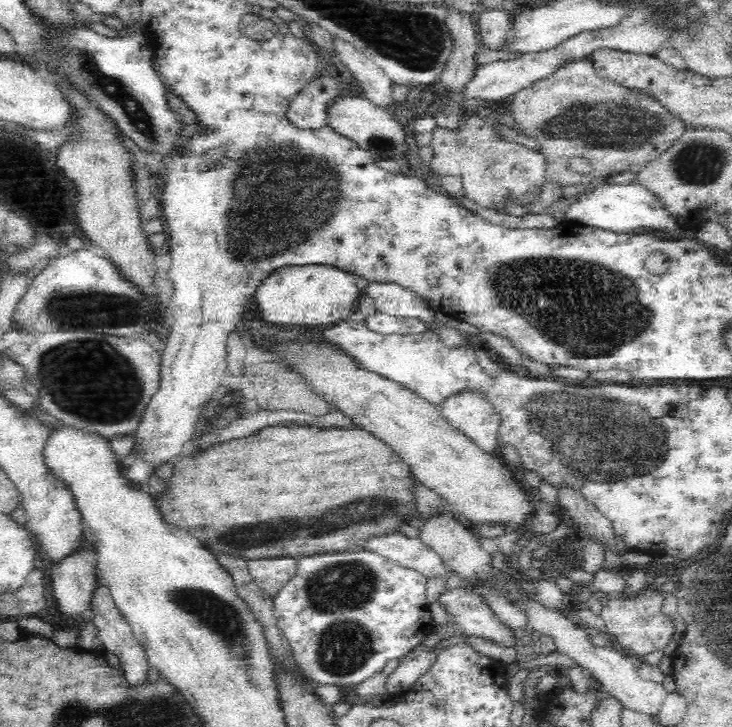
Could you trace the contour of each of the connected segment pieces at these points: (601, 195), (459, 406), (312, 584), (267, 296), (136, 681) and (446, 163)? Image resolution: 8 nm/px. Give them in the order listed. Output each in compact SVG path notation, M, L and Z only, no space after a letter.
M606 182L602 186L594 186L592 190L586 190L586 192L582 192L583 189L579 186L576 200L567 209L567 220L571 223L579 226L592 226L617 234L635 232L641 228L665 230L668 233L675 230L675 226L671 222L667 222L667 215L660 202L657 202L652 194L642 189L642 186L637 186L635 182L627 186Z
M462 393L449 398L438 409L450 426L469 438L483 453L494 454L498 417L484 397Z
M350 548L304 554L295 558L296 572L272 597L278 629L290 644L293 658L306 682L346 686L348 689L380 673L390 660L409 654L433 632L434 621L426 603L426 580L421 572L394 563L370 551Z
M302 265L279 268L260 284L254 301L261 318L282 326L327 328L348 319L356 310L363 291L354 283L352 273L337 266Z
M104 586L98 587L93 594L91 602L91 609L95 614L92 622L98 629L97 639L104 644L105 652L116 654L118 662L120 663L120 669L126 684L130 685L132 689L137 689L148 684L147 676L148 670L151 668L146 653L140 646L140 643L136 641L132 627L126 619L120 614L120 611L116 608L108 589Z
M470 113L457 135L438 126L432 132L434 157L428 163L432 176L461 176L465 197L484 208L504 204L505 199L511 195L522 197L543 182L545 162L542 156L522 143L514 144L507 138L504 141L505 137L501 135L502 130L496 122Z

